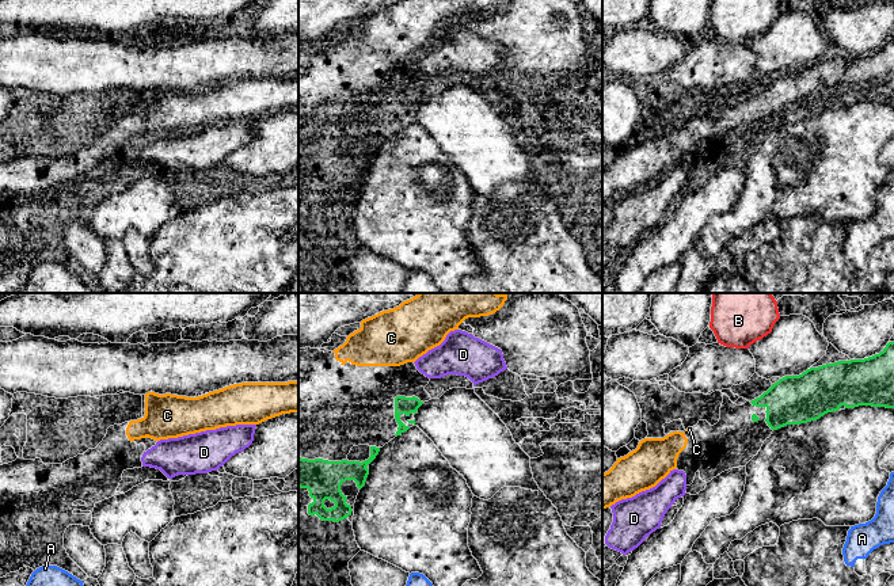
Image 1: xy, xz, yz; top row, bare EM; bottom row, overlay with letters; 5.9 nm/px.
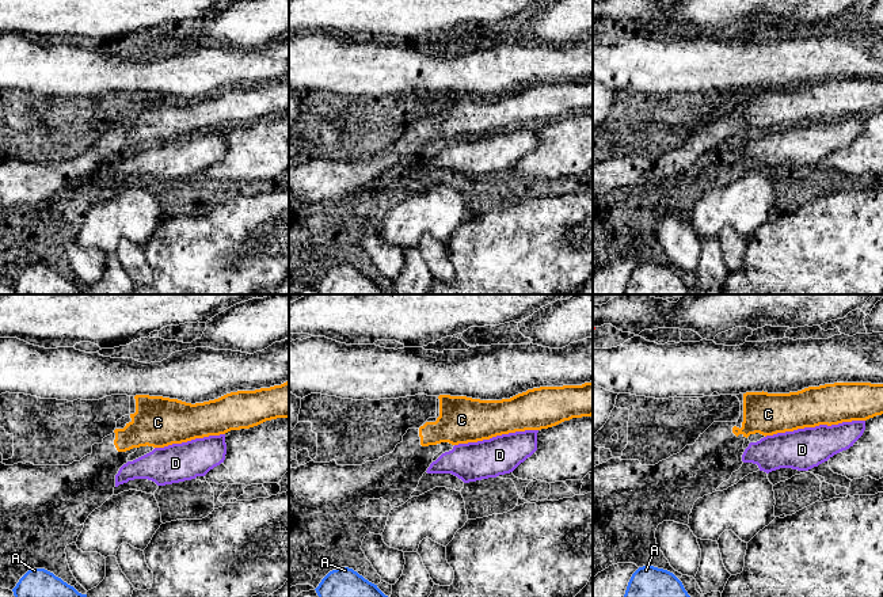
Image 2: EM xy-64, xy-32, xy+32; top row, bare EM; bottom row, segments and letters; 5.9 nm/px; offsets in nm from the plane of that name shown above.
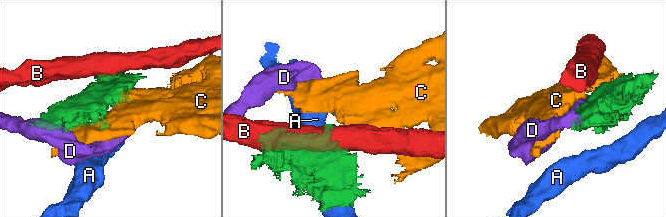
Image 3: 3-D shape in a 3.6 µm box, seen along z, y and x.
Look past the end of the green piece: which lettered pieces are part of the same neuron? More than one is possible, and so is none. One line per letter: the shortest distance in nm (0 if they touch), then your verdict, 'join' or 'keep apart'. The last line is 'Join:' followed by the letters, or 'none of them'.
A: 380 nm | keep apart
B: 260 nm | keep apart
C: 180 nm | join
D: 140 nm | keep apart
Join: C

